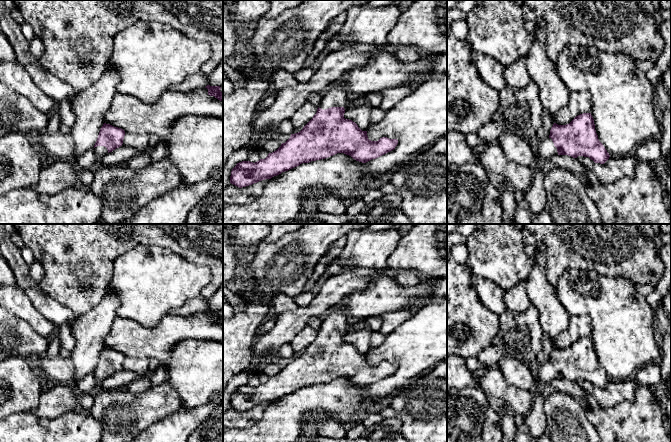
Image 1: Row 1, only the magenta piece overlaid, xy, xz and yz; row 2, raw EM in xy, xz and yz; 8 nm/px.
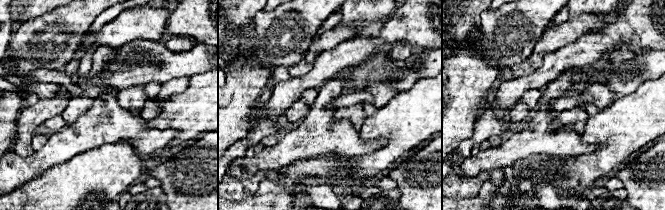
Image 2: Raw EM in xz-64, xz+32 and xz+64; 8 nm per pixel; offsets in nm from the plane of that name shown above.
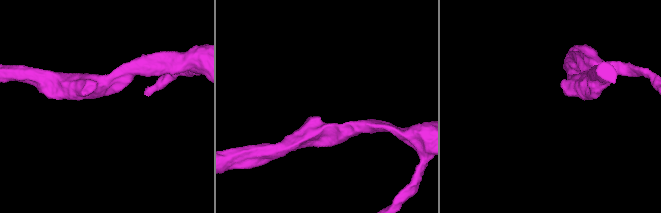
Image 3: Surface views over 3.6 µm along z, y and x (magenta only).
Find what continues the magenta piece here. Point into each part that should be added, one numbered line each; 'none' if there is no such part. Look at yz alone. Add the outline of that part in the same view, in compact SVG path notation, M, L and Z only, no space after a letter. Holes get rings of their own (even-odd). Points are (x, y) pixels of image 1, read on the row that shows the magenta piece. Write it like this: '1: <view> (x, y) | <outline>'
1: yz (546, 149) | M548 137L547 139L539 142L536 149L536 160L543 161L544 159L551 158L557 154L557 148L554 146L552 139Z

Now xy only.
1: xy (100, 151) | M97 146L94 148L94 151L95 151L96 155L100 158L105 156L106 154L108 154L108 150L104 146Z

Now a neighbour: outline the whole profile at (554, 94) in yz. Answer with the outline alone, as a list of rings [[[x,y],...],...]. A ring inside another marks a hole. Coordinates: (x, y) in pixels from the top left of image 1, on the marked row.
[[[538,19],[535,30],[536,39],[532,43],[527,59],[528,73],[539,89],[543,110],[554,122],[554,115],[568,102],[570,91],[558,76],[557,70],[545,50],[545,23]]]

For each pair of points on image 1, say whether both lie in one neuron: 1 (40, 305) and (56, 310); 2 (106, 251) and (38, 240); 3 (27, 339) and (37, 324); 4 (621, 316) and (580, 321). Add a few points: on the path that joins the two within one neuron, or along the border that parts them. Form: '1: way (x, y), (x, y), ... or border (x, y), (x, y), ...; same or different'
1: way (44, 305), (52, 310); same
2: way (89, 240), (55, 240); same
3: border (14, 315), (23, 319), (38, 333), (49, 339); different
4: border (570, 315), (586, 314), (589, 317), (590, 336); different

